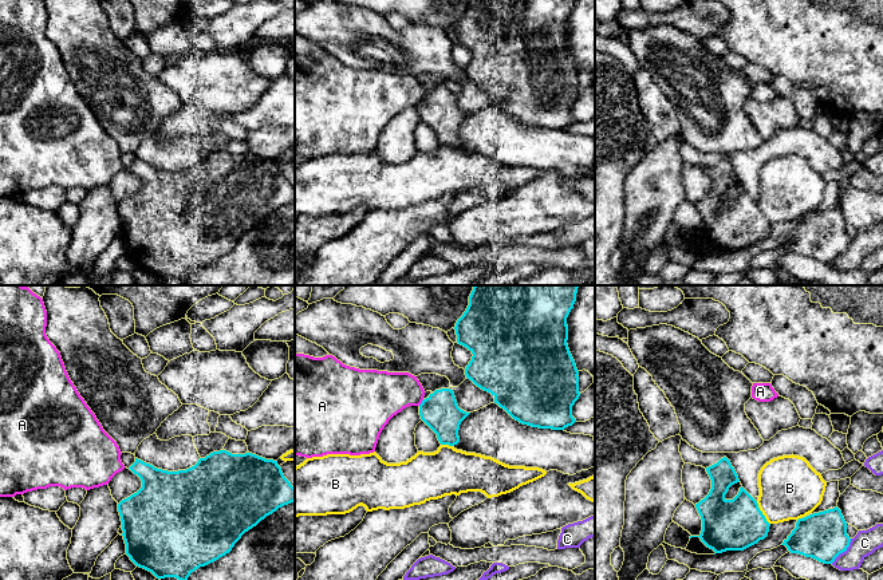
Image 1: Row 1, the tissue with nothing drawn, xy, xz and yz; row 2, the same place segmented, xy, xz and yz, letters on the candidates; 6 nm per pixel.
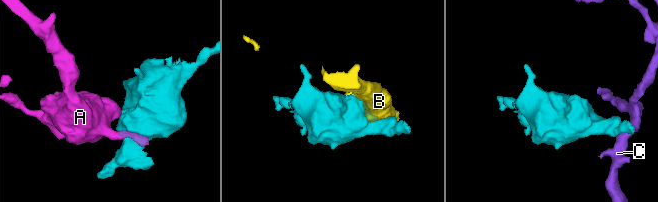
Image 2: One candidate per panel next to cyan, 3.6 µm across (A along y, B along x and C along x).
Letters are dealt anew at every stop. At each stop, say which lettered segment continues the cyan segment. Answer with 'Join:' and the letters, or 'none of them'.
Join: none of them

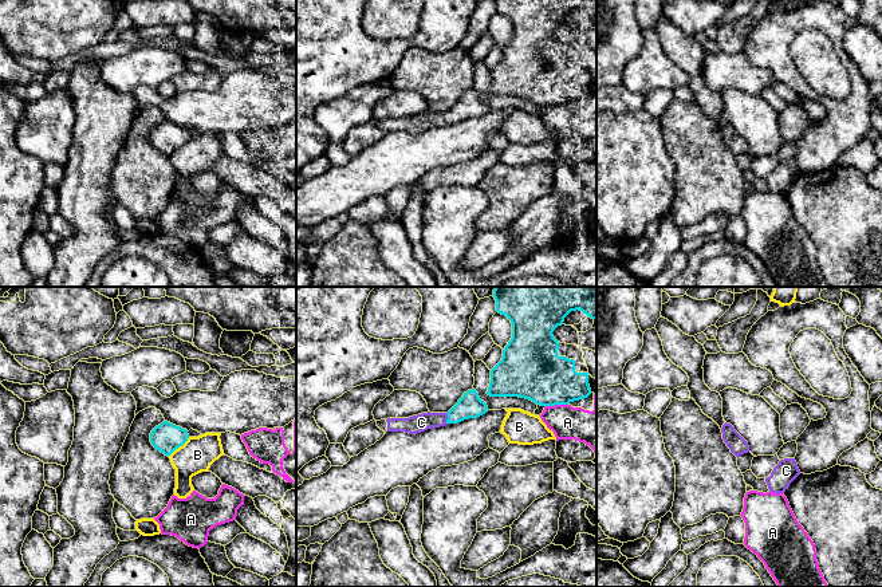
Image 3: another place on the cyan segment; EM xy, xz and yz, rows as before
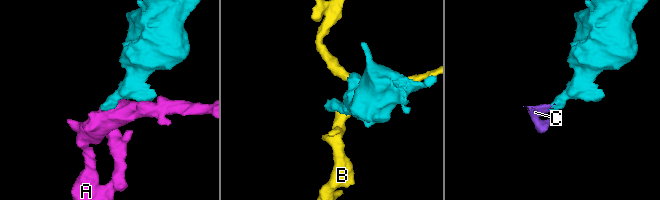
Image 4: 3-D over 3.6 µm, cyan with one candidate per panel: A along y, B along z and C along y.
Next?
Join: C

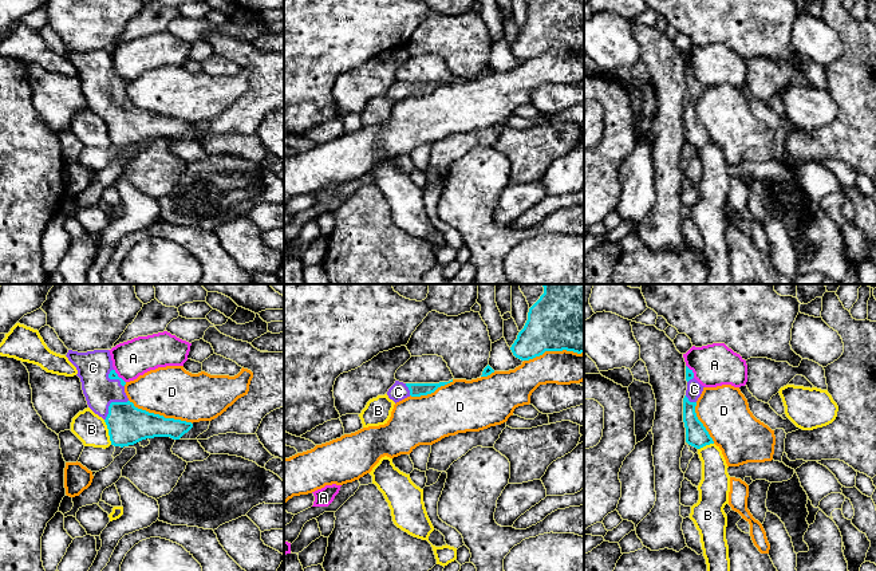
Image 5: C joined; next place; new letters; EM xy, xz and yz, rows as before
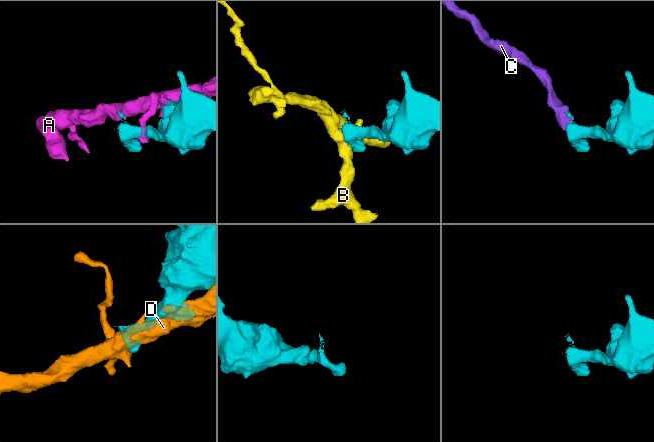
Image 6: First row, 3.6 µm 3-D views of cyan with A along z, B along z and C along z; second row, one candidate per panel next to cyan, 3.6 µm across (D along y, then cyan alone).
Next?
Join: C

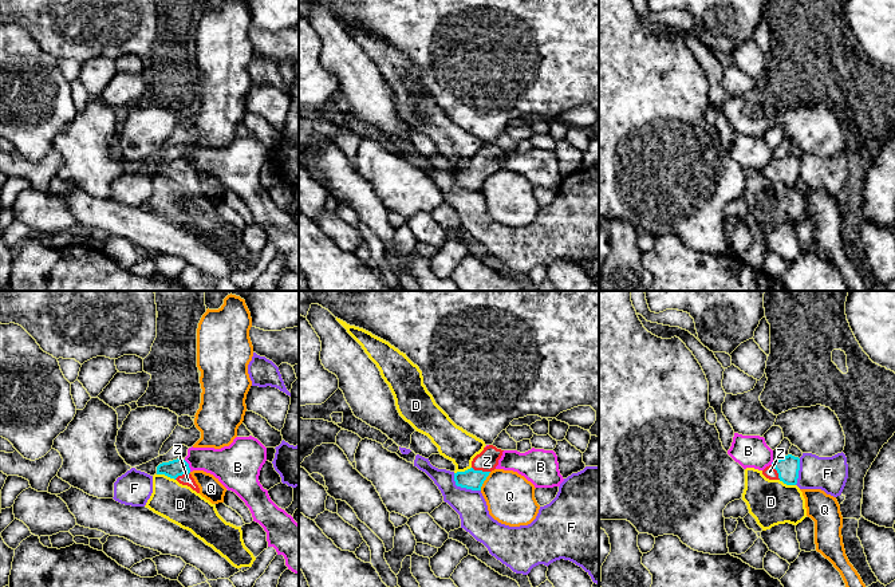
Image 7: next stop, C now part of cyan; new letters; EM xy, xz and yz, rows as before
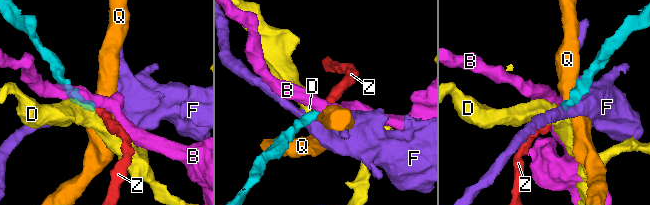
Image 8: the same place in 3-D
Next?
Join: Z

